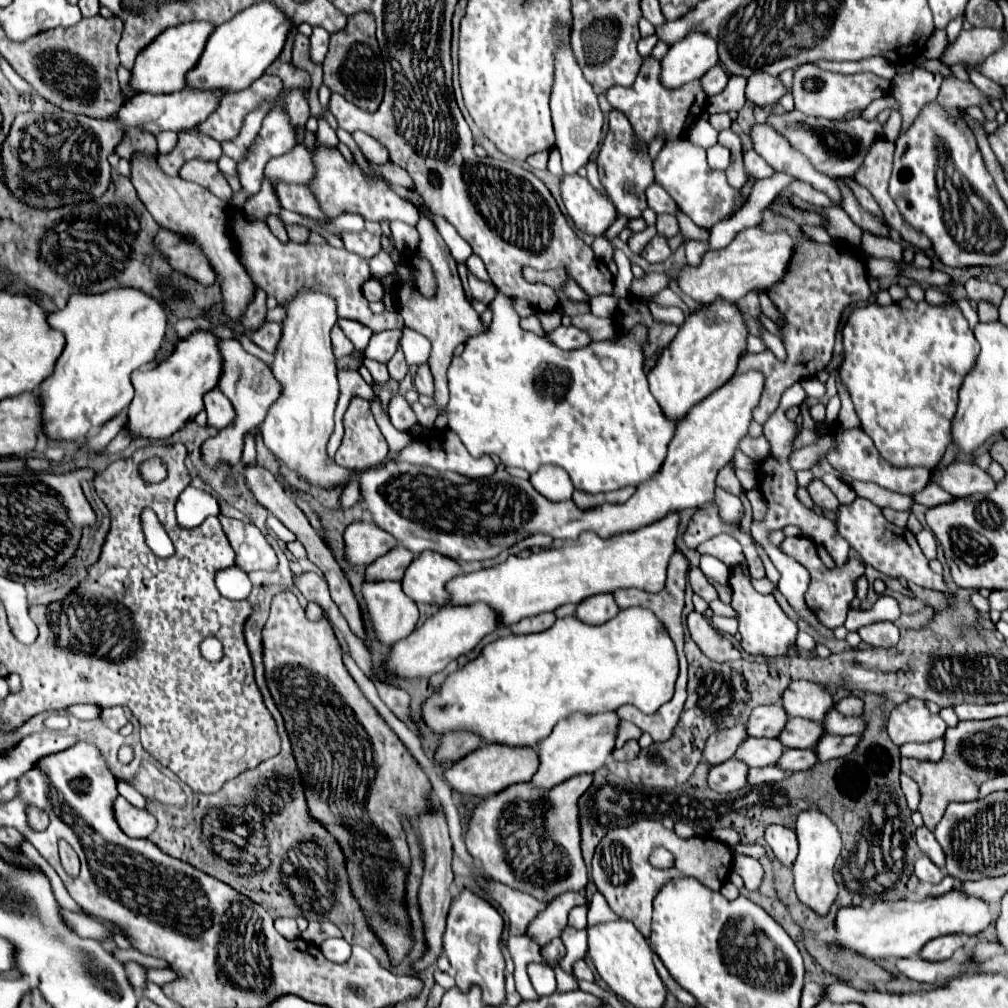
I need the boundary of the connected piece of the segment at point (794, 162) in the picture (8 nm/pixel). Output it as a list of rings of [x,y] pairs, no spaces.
[[[754,124],[748,132],[748,138],[752,142],[752,148],[776,170],[796,176],[802,182],[812,184],[814,188],[820,188],[822,192],[828,192],[836,204],[840,204],[840,192],[830,176],[822,176],[800,156],[800,152],[792,150],[790,144],[774,130],[768,128],[768,124]]]

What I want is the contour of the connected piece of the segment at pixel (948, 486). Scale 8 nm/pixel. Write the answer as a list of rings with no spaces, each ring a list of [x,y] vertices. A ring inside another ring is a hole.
[[[968,460],[952,462],[936,474],[934,482],[944,490],[952,492],[956,498],[970,496],[976,492],[992,492],[996,488],[996,480],[986,470]]]

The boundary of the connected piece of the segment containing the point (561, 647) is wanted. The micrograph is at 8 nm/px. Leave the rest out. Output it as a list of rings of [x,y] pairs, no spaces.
[[[628,608],[620,610],[616,618],[590,626],[574,616],[558,618],[552,628],[536,634],[508,634],[486,644],[478,658],[470,660],[456,672],[448,674],[436,696],[422,702],[422,718],[436,734],[468,730],[478,734],[484,742],[498,742],[502,746],[530,746],[534,748],[552,728],[574,712],[586,716],[614,712],[624,704],[632,704],[644,714],[654,714],[664,702],[672,698],[678,676],[678,658],[674,644],[656,620],[652,610]]]

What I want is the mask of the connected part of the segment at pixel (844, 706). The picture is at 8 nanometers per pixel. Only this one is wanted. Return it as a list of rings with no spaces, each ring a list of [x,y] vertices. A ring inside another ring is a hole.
[[[848,696],[848,698],[842,698],[838,704],[836,704],[836,710],[844,716],[862,716],[864,712],[864,702],[856,696]]]

